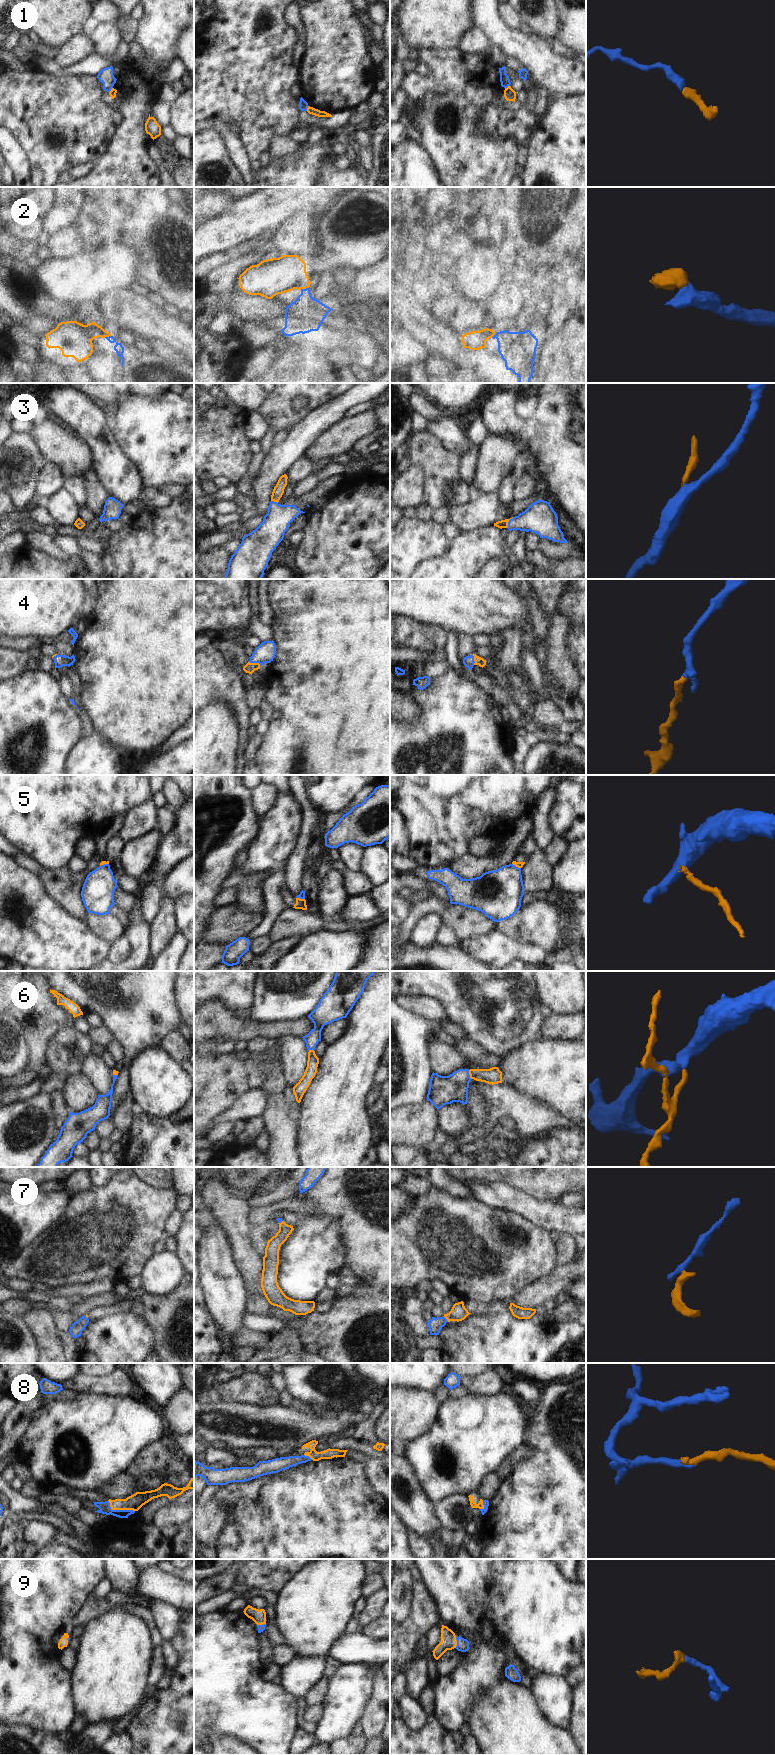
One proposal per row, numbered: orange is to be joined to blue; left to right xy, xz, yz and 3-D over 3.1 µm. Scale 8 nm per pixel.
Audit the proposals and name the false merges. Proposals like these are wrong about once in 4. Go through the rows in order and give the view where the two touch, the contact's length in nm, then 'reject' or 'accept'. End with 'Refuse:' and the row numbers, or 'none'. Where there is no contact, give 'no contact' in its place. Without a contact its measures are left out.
1: meets blue in xz; contact 40 nm long; reject
2: meets blue in xz; contact 80 nm long; reject
3: meets blue in yz; contact 100 nm long; accept
4: meets blue in xz; contact 100 nm long; accept
5: meets blue in xy; contact 80 nm long; reject
6: meets blue in yz; contact 80 nm long; accept
7: meets blue in yz; contact 60 nm long; accept
8: meets blue in xy; contact 240 nm long; accept
9: meets blue in yz; contact 90 nm long; accept
Refuse: 1, 2, 5

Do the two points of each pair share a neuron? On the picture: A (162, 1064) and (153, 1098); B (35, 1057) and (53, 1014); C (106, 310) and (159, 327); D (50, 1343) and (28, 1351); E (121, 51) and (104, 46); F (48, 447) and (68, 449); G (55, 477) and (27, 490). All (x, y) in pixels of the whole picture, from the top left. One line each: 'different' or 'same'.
A: same
B: same
C: same
D: different
E: different
F: same
G: different

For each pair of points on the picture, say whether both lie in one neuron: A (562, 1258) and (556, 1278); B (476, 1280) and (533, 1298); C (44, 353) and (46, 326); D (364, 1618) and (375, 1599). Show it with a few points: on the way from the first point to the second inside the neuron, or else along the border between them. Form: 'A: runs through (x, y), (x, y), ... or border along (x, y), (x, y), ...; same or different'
A: border along (575, 1258), (557, 1267); different
B: border along (537, 1280), (525, 1286), (509, 1300); different
C: border along (44, 334), (38, 338); different
D: runs through (369, 1613), (373, 1609), (374, 1604); same

